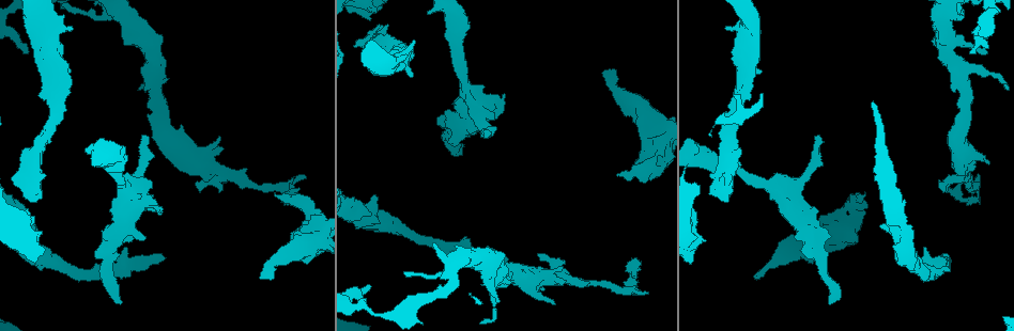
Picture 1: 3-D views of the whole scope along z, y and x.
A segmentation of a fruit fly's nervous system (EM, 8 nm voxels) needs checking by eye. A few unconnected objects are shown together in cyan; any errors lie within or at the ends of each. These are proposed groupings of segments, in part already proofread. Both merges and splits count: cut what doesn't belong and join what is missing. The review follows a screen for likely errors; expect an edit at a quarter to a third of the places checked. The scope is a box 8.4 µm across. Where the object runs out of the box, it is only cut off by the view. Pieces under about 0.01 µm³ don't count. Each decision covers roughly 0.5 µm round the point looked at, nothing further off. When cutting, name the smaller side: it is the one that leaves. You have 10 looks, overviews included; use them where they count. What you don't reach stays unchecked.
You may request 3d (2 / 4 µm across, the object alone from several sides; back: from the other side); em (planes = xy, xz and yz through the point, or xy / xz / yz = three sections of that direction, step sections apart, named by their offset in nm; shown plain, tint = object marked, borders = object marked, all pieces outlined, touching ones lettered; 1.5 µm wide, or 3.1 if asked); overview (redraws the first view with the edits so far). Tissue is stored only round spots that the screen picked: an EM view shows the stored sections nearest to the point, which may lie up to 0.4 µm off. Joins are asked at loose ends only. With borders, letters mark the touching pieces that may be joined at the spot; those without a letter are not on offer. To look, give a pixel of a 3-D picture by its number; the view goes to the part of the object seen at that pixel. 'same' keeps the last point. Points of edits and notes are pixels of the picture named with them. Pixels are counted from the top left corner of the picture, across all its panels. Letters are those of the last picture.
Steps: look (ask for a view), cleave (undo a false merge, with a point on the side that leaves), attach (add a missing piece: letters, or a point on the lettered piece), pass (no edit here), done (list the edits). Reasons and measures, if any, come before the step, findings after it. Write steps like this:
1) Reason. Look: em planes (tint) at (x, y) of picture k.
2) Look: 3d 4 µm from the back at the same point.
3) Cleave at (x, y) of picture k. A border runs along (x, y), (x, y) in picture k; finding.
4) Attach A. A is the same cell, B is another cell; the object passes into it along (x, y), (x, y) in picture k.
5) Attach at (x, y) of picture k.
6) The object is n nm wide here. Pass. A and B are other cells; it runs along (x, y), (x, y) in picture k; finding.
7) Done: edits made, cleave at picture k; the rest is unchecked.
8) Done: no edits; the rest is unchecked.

Calibre changes. Look: 3d 4 µm at (915, 261) of picture 1.

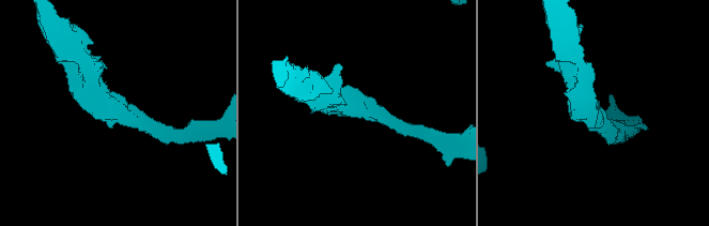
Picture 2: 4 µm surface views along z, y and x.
The arms are 240, 380 nm wide. Look: em planes (borders) at (593, 116) of picture 2.

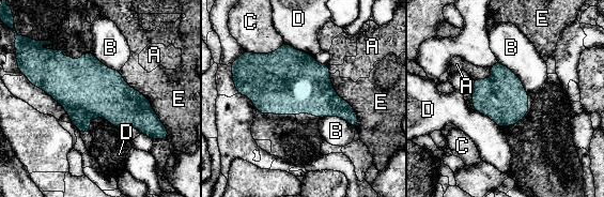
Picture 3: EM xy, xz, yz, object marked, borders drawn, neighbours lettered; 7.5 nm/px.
The object is 360 nm wide here. Pass. A, B, C, D and E are other cells; continuous, no second neuron.

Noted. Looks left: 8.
Three-way junction. Look: 3d 4 µm at (572, 282) of picture 1.

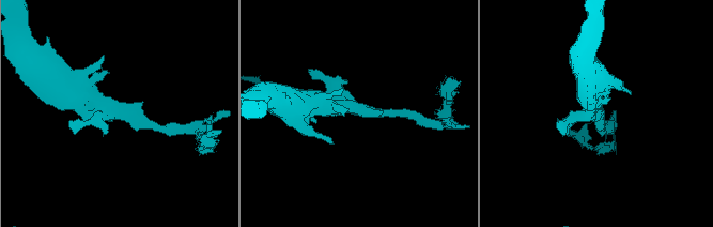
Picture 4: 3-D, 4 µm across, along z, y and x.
Shape alone is not enough. Look: em planes (tint) at (357, 111) of picture 4.

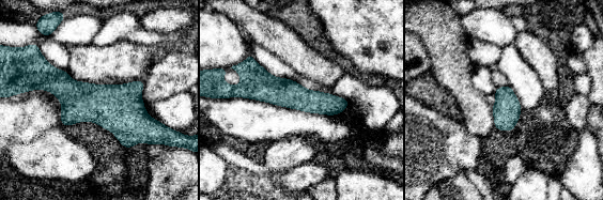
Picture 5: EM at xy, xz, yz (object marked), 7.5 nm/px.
Look: em planes (borders) at the same point.

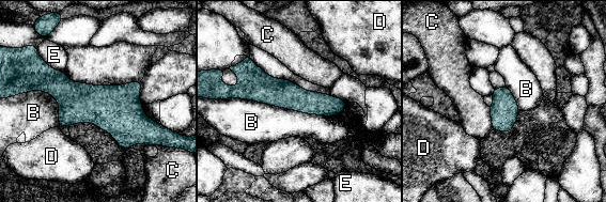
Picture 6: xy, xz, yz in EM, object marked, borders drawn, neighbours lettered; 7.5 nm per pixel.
Pass. B, C, D and E are other cells; a border runs along (216, 98), (242, 97), (335, 115) in picture 6; all the same neuron.

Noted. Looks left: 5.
Look: em planes (borders) at (508, 259) of picture 1.

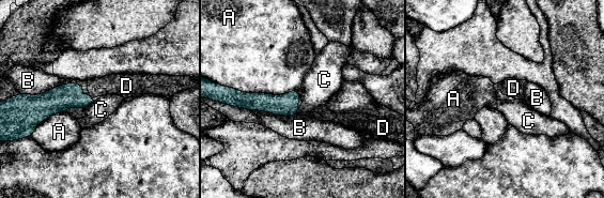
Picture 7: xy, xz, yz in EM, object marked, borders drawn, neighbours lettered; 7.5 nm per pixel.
The object is 140 nm wide here. Attach D. D is the same cell, A, B and C are other cells; the object passes into it along (63, 96), (91, 95), (122, 85) in picture 7; the neuron continues.

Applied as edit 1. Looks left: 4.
Look: overview.

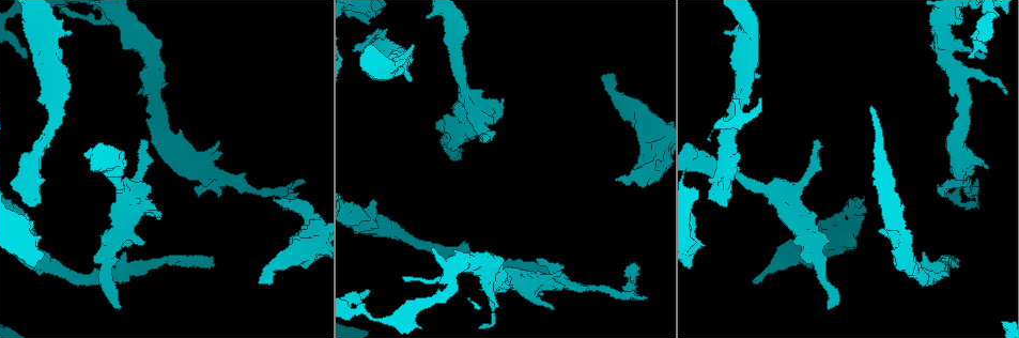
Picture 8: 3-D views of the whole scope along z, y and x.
An open end. Look: 3d 2 µm at (268, 284) of picture 8.

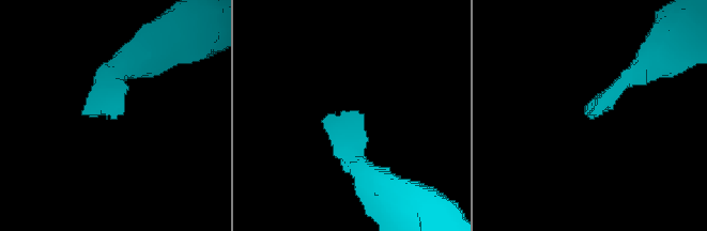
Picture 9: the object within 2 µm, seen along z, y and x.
Now the EM. Look: em xy step 4 (tint) at (350, 112) of picture 9.

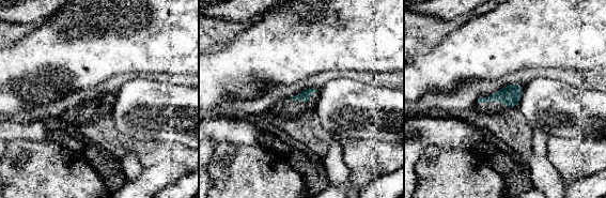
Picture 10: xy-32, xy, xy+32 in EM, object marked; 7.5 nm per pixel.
What lies round it. Look: em xy step 4 (borders) at the same point.

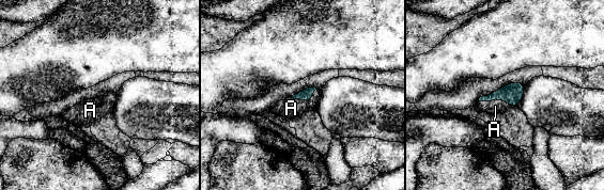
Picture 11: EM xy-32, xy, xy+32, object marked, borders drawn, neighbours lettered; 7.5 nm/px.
Attach A. A is the same cell; the neuron continues.

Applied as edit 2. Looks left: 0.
Done: edits made, attach at picture 7, attach at picture 11; the rest is unchecked.

